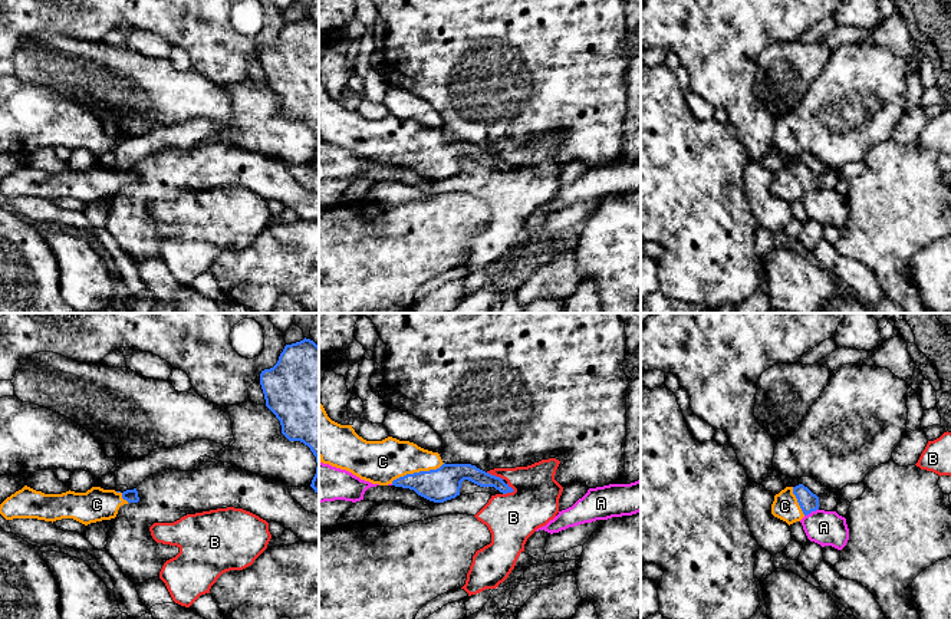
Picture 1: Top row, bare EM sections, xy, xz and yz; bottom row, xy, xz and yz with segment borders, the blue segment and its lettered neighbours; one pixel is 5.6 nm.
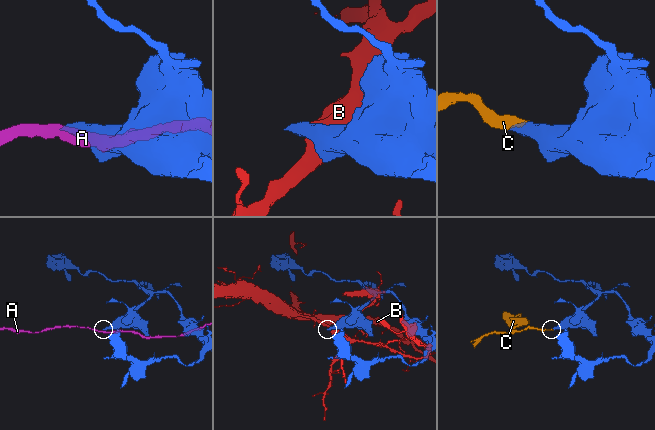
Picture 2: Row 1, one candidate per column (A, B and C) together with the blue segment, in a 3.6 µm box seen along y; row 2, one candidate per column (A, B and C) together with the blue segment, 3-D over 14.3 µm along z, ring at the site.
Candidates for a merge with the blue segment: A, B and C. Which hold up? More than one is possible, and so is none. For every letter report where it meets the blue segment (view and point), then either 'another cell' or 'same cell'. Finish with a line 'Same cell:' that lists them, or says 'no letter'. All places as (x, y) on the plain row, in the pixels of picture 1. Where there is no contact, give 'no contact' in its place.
A: yz (810, 190) | another cell
B: xz (512, 170) | another cell
C: xz (417, 151) | same cell
Same cell: C

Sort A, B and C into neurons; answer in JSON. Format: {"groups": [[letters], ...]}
{"groups": [["A"], ["B"], ["C"]]}

